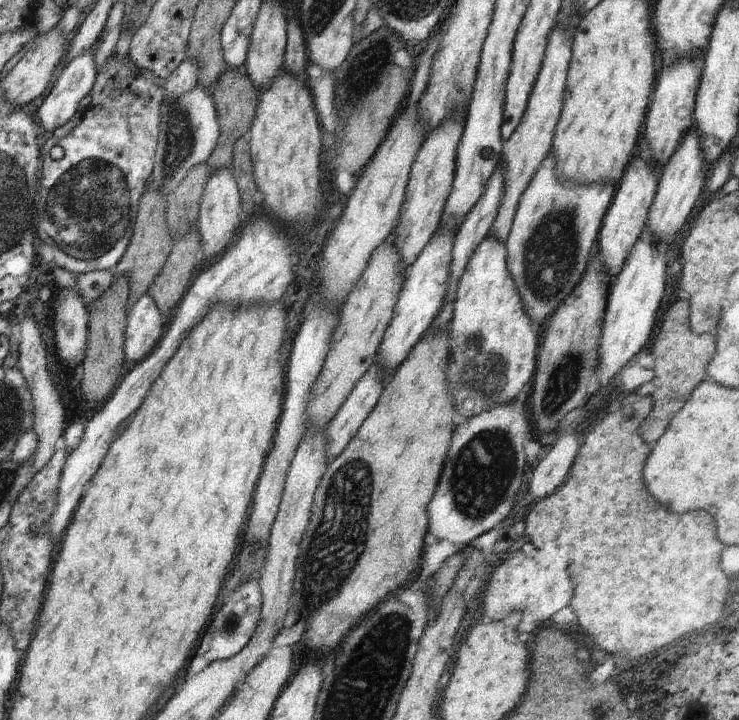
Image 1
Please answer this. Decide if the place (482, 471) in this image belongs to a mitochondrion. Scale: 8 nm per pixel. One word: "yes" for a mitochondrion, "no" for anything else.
yes

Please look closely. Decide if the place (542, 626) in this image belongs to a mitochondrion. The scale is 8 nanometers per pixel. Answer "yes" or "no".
no

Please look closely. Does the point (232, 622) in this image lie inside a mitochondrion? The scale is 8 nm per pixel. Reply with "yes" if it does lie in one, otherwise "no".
yes

